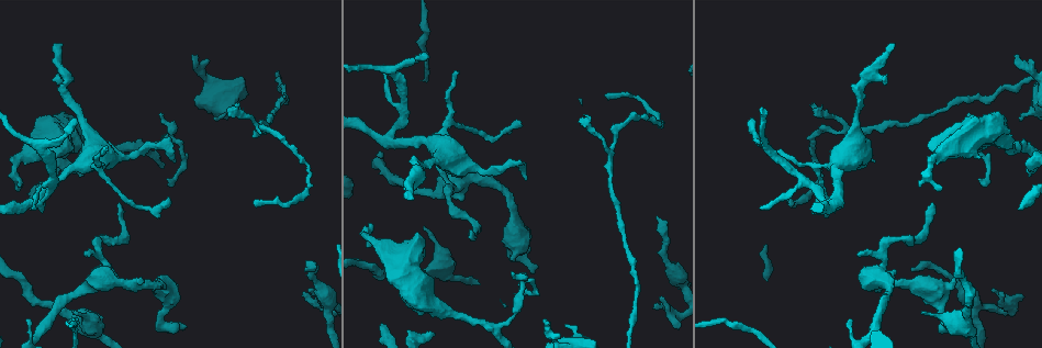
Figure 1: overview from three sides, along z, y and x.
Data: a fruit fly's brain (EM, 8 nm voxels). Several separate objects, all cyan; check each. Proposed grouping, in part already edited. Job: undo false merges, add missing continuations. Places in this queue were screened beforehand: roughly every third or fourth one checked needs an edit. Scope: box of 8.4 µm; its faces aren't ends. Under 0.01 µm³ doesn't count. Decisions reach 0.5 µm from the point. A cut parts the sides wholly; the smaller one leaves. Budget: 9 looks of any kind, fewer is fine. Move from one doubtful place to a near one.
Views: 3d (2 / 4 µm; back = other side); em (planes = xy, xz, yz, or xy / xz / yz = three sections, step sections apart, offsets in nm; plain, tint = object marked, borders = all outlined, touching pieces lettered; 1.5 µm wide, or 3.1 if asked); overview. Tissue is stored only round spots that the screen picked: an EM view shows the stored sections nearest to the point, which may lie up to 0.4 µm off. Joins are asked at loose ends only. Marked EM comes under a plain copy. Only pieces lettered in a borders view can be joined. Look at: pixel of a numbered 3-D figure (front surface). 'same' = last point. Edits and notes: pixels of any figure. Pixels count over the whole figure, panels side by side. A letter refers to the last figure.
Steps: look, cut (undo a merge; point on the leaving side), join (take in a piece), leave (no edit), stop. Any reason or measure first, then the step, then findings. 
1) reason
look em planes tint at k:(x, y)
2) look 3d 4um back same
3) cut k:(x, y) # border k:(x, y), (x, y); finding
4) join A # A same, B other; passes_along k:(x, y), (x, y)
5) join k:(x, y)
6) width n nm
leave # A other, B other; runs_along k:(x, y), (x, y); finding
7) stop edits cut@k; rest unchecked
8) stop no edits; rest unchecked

branch point
look 3d 4um back at 1:(258, 131)

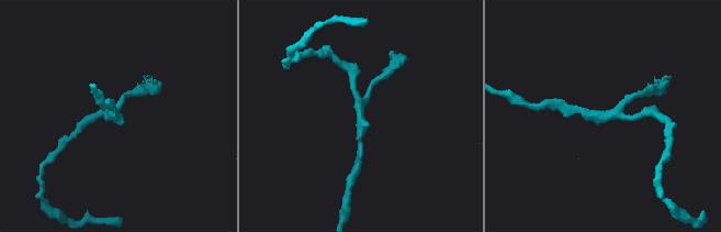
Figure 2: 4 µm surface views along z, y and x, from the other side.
arms 3
look em planes tint at 2:(615, 113)

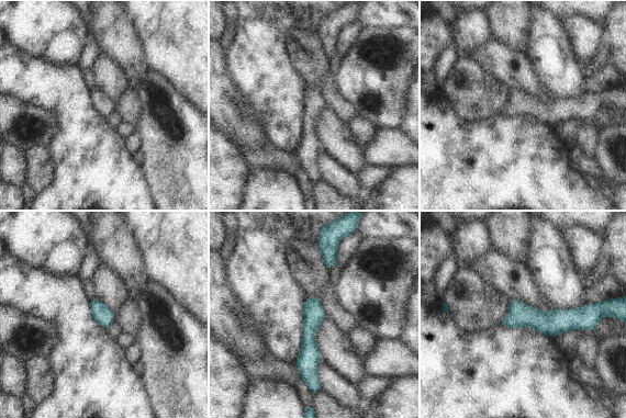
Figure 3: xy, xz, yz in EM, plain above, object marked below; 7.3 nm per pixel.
look em planes borders same

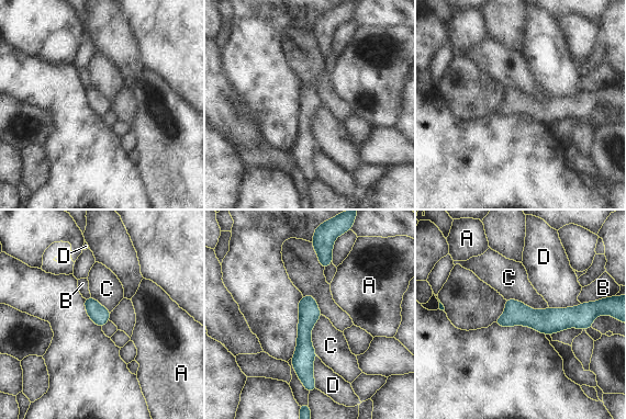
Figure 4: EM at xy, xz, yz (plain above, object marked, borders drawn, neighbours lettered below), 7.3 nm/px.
width 140 nm
leave # A other, B other, C other, D other; continuous, no second neuron

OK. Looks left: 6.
look 3d 4um at 1:(71, 312)

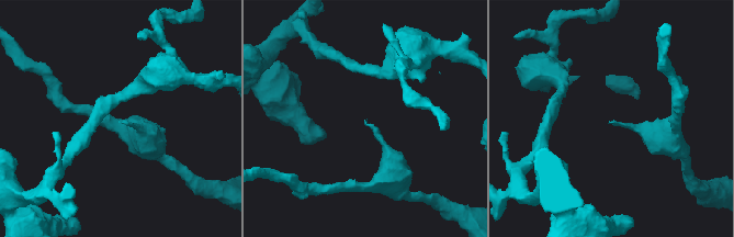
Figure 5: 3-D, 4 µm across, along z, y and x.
look em xz step 8 borders at 5:(365, 123)

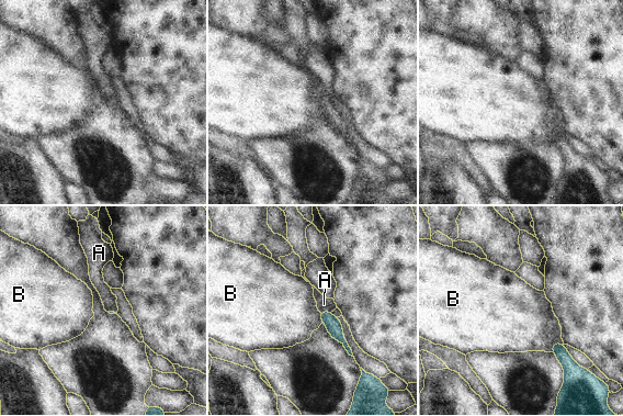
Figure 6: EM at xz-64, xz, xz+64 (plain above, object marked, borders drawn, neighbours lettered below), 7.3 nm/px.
join A # A same, B other; passes_along 6:(332, 324), (325, 312), (324, 304); it goes on there

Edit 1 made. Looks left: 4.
long arm stops here
look em xy step 8 tint at 1:(1021, 210)

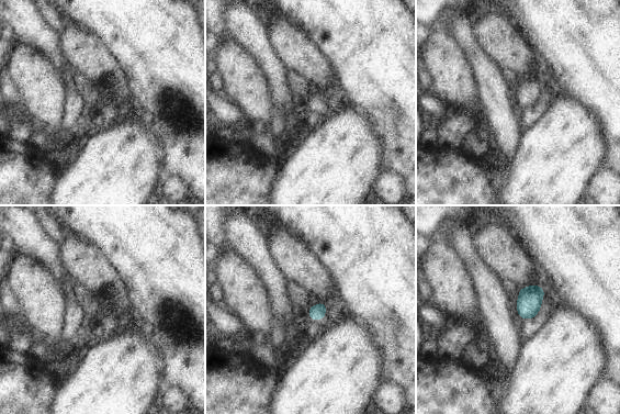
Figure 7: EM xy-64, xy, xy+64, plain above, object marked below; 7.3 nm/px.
cut it another way
look em planes borders same

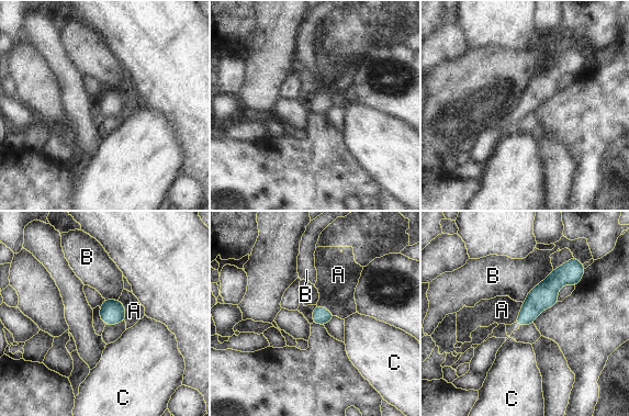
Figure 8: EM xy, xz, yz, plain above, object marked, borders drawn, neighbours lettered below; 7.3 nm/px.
width 120 nm
leave # A other, B other, C other; runs_along 8:(573, 281), (559, 280), (519, 322); no lettered piece goes on from it

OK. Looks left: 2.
an open end
look em planes borders at 1:(931, 204)

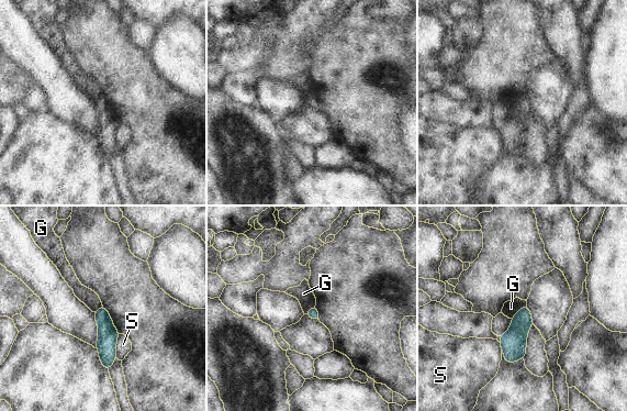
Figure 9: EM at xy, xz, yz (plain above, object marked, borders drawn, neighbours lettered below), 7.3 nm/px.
leave # G other, S other; border 9:(526, 304), (512, 319); none of them fits

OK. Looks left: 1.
stop edits join@6; rest unchecked

